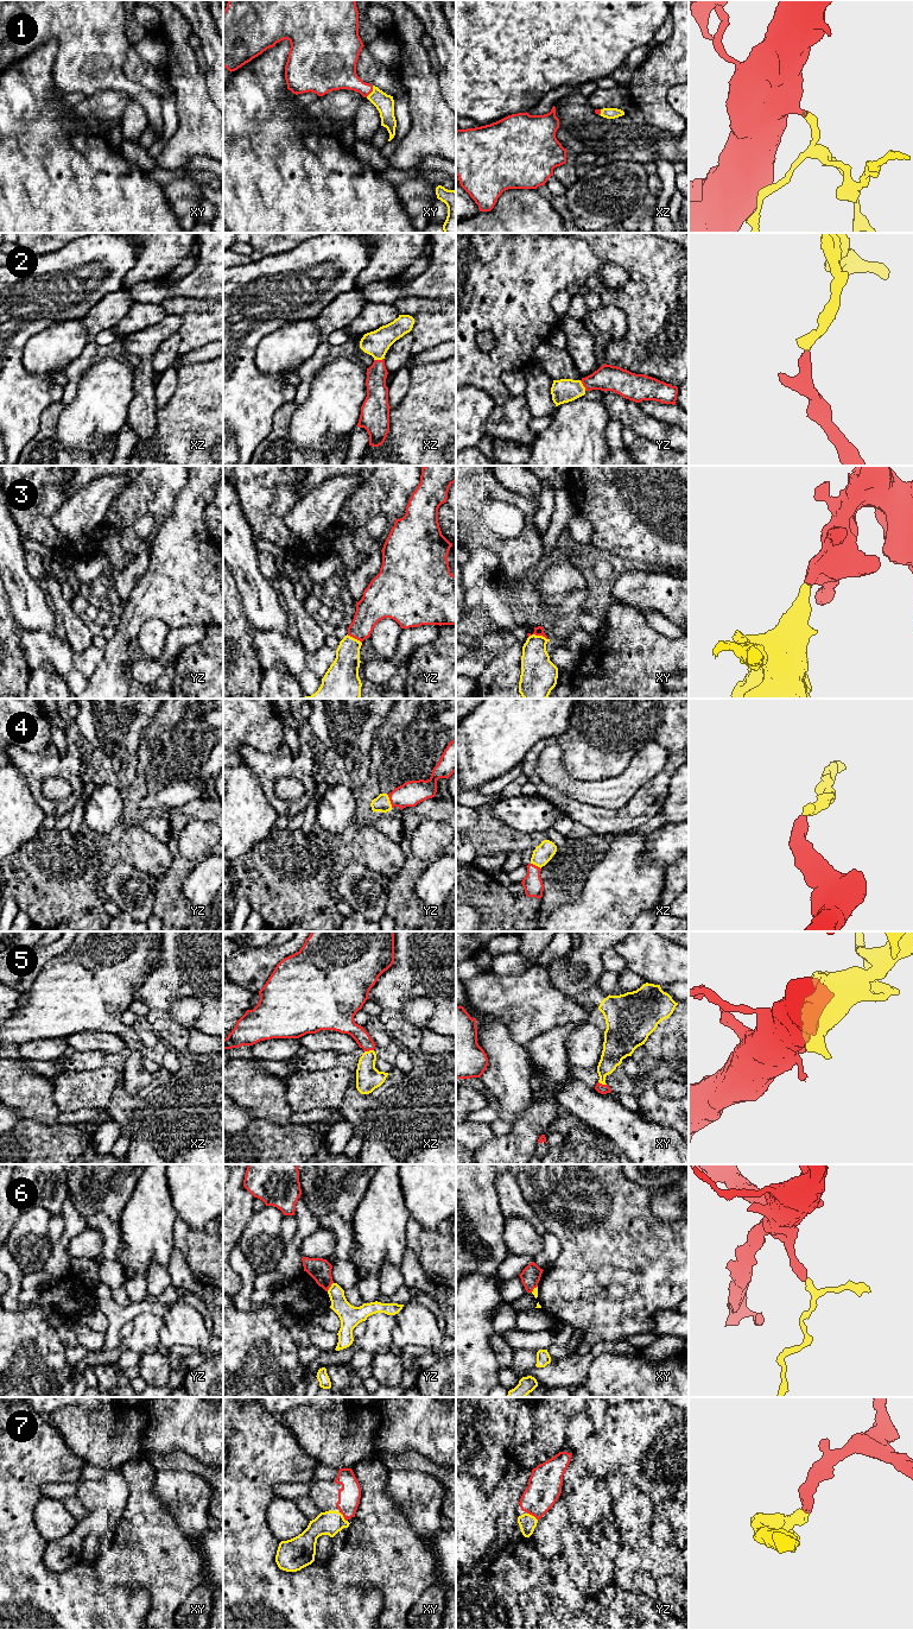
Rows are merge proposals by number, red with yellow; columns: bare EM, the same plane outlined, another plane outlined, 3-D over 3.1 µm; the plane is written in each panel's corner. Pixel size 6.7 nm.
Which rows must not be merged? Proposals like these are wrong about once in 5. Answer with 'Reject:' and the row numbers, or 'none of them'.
Reject: 6

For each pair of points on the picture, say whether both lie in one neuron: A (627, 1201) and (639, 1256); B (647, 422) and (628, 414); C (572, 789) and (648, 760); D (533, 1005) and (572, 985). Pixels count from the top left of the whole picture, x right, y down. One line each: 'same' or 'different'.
A: same
B: same
C: same
D: different

